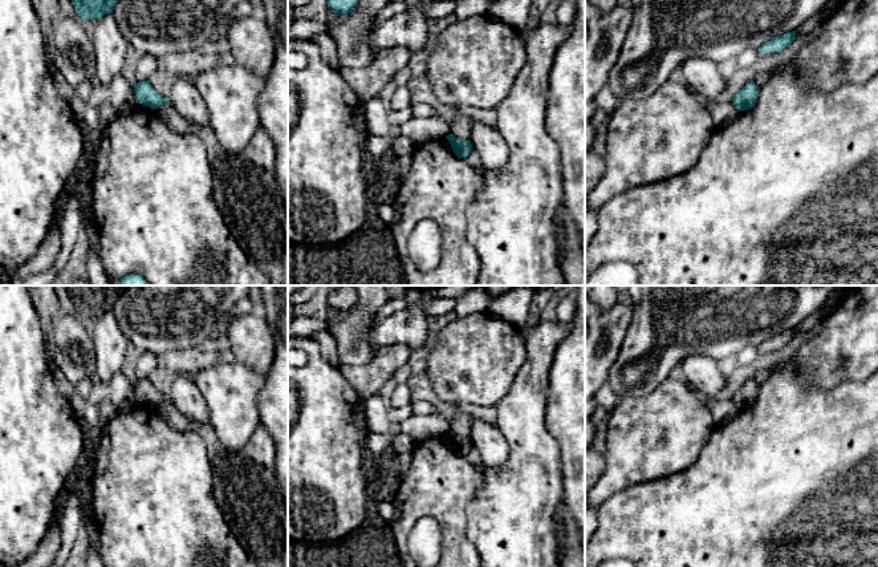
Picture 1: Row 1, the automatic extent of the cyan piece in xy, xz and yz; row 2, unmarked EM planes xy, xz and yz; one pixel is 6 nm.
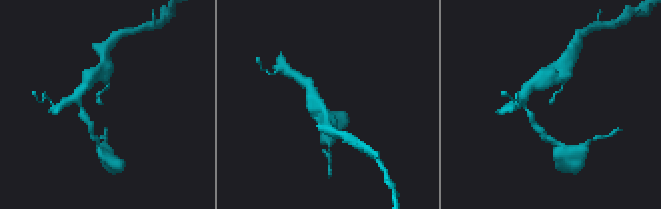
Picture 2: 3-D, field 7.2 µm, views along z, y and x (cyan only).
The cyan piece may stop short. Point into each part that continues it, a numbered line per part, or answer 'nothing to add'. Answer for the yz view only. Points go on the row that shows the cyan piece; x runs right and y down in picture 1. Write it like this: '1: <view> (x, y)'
nothing to add

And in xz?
nothing to add

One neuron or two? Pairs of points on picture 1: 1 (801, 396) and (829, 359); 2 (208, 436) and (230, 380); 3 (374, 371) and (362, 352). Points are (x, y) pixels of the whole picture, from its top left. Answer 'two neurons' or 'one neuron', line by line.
1: two neurons
2: two neurons
3: two neurons

